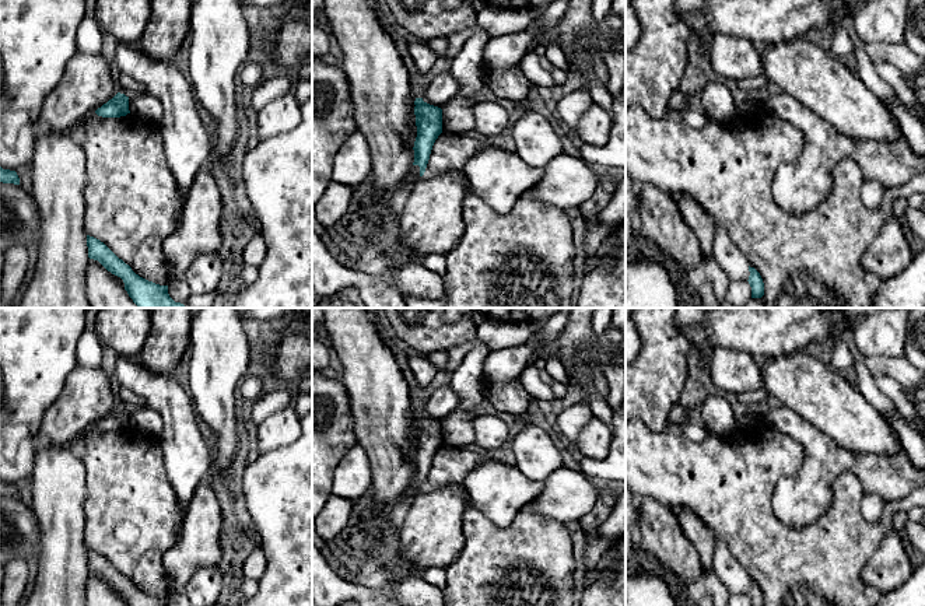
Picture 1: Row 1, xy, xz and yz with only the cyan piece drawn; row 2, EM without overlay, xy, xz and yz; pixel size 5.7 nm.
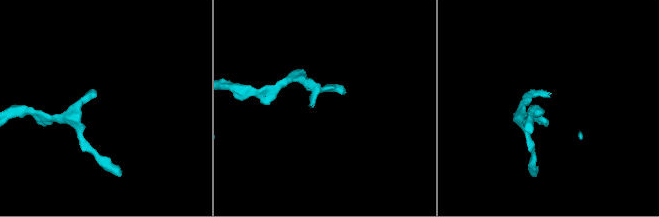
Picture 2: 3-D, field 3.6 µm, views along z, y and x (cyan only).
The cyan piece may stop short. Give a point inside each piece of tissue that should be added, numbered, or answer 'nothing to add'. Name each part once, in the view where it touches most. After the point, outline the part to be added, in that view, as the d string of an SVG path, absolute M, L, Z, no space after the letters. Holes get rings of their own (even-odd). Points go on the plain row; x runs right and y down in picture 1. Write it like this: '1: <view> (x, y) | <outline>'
1: xz (414, 486) | M413 479L410 486L409 486L409 490L406 493L406 495L417 495L420 493L420 480L418 479Z

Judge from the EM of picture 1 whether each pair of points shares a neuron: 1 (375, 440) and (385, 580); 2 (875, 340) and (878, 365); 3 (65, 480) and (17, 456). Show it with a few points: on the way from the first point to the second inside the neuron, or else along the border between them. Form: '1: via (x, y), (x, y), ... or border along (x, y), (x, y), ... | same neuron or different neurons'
1: border along (371, 568), (384, 571), (391, 578), (392, 585) | different neurons
2: border along (904, 353), (900, 356), (864, 357) | different neurons
3: border along (37, 449), (34, 469), (30, 476) | different neurons

